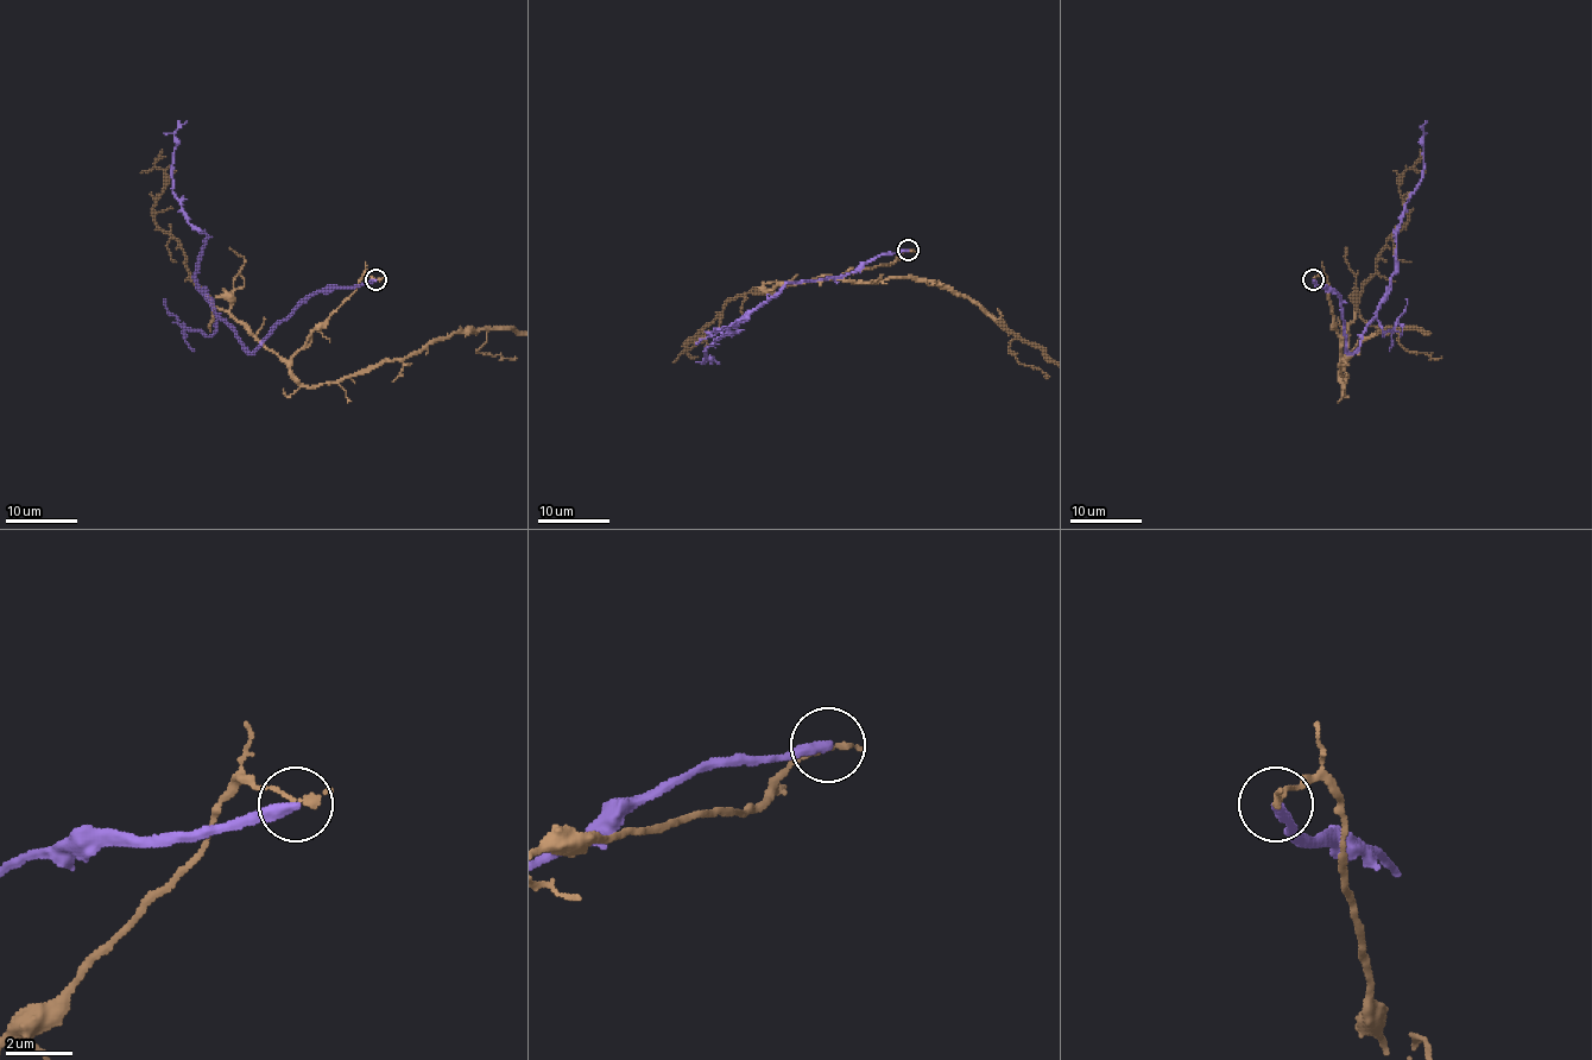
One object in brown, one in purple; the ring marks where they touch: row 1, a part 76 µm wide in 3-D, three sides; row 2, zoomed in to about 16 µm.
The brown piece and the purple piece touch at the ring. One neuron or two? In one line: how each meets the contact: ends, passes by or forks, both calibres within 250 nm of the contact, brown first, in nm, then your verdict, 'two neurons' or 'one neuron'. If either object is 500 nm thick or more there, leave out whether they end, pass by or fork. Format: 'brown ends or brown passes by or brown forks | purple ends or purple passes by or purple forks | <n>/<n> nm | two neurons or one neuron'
brown ends | purple ends | 170/360 nm | two neurons

